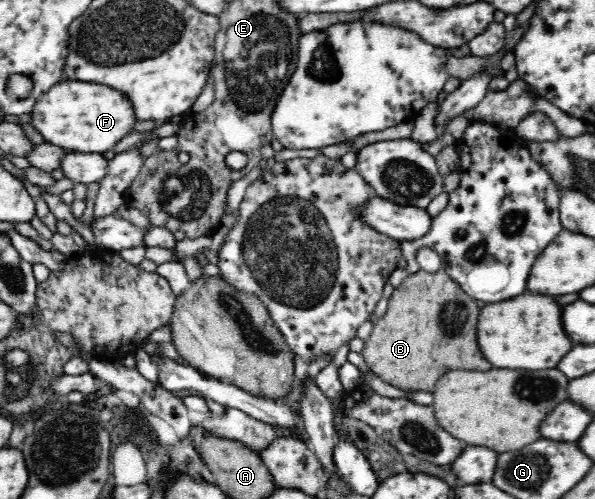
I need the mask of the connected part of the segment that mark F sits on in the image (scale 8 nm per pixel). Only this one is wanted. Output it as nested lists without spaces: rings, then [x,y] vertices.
[[[61,81],[38,98],[30,112],[32,126],[46,143],[66,149],[68,153],[102,153],[112,150],[136,124],[132,101],[110,86],[81,81]]]

